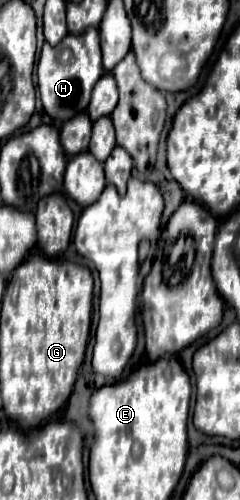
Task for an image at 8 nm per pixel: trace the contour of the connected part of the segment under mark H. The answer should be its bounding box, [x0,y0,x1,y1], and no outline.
[38,28,104,122]

